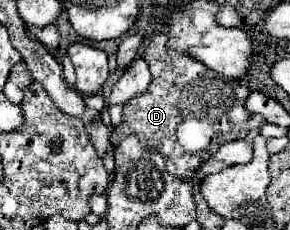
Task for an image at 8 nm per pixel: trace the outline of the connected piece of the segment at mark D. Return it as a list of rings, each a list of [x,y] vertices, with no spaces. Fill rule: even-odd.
[[[165,34],[153,36],[141,58],[149,64],[151,84],[145,94],[137,96],[123,108],[123,124],[129,134],[113,134],[113,146],[115,138],[135,134],[143,146],[165,158],[169,174],[185,178],[207,162],[223,142],[243,140],[251,130],[265,124],[259,114],[251,114],[245,108],[245,100],[251,92],[249,86],[213,74],[213,70],[185,54],[167,50]]]

